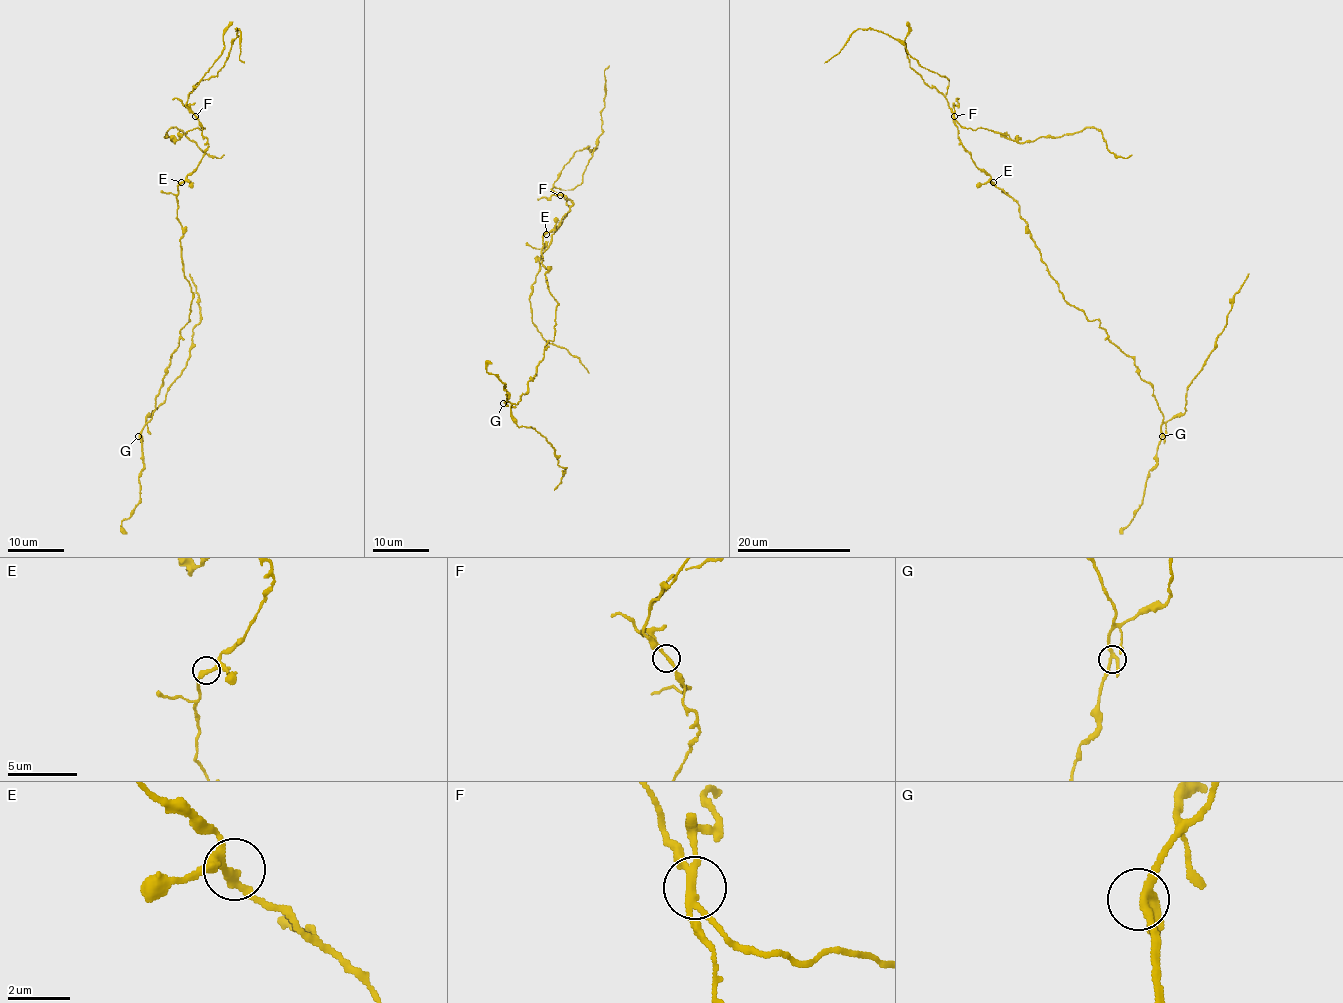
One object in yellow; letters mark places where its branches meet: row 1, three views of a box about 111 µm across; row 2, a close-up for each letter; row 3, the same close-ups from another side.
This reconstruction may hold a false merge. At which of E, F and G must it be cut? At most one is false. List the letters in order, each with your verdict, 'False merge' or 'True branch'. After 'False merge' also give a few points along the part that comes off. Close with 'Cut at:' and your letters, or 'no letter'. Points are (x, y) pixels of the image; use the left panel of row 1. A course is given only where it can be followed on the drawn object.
E: True branch
F: False merge. Course of the part to remove: (195, 116), (204, 128), (189, 129), (174, 142), (164, 136), (171, 128), (178, 128), (206, 155), (224, 155)
G: True branch
Cut at: F

